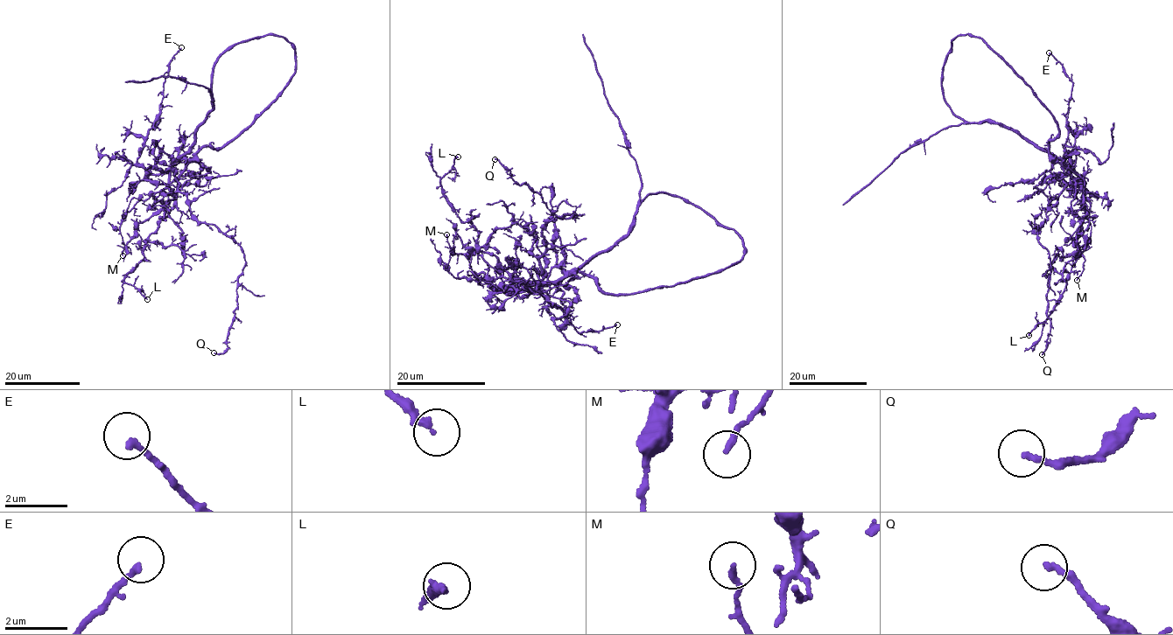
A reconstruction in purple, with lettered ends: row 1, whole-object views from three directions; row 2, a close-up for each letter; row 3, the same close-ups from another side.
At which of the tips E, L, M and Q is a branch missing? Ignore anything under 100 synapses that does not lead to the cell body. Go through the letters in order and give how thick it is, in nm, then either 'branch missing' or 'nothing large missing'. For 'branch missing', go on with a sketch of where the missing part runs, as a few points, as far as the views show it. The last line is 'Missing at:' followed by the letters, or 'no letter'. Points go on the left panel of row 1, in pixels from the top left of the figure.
E: 170 nm | nothing large missing
L: 240 nm | nothing large missing
M: 180 nm | nothing large missing
Q: 180 nm | nothing large missing
Missing at: no letter

